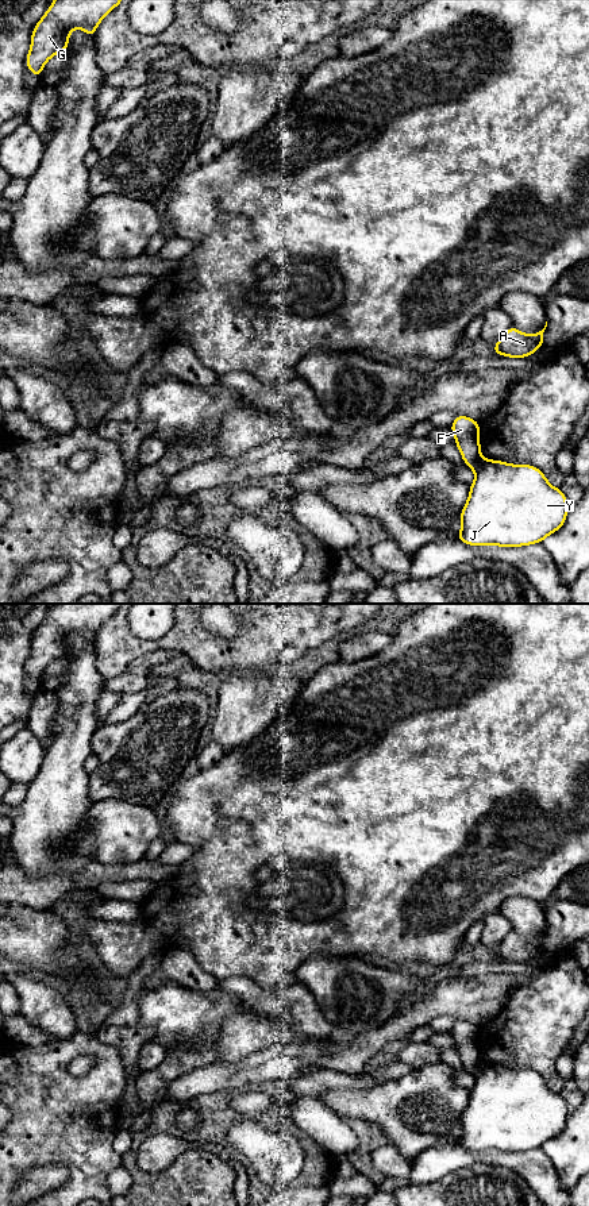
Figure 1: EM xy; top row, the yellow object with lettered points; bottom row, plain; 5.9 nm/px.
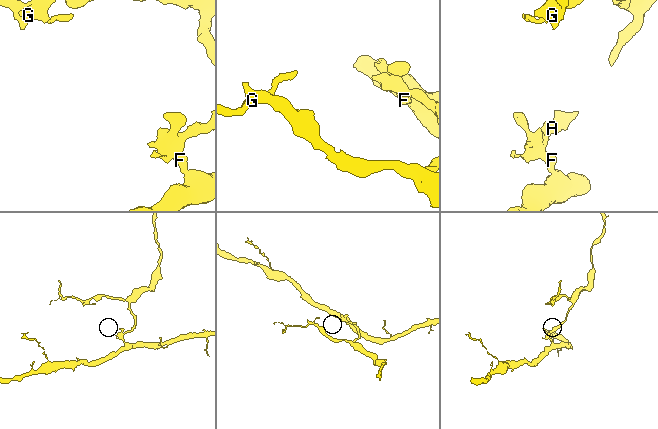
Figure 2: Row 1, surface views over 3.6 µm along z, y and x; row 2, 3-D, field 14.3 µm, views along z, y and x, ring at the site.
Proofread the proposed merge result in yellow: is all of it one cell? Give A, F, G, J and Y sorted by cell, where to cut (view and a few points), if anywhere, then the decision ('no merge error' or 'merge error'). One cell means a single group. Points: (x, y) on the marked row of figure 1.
A F G / J Y | xy (481, 457), (470, 466) | merge error

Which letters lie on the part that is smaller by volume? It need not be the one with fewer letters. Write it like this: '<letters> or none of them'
A, F, G

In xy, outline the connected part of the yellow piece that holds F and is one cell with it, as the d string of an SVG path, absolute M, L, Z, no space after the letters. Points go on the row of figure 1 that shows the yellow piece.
M457 415L450 428L465 465L471 467L481 458L480 423L463 415Z

